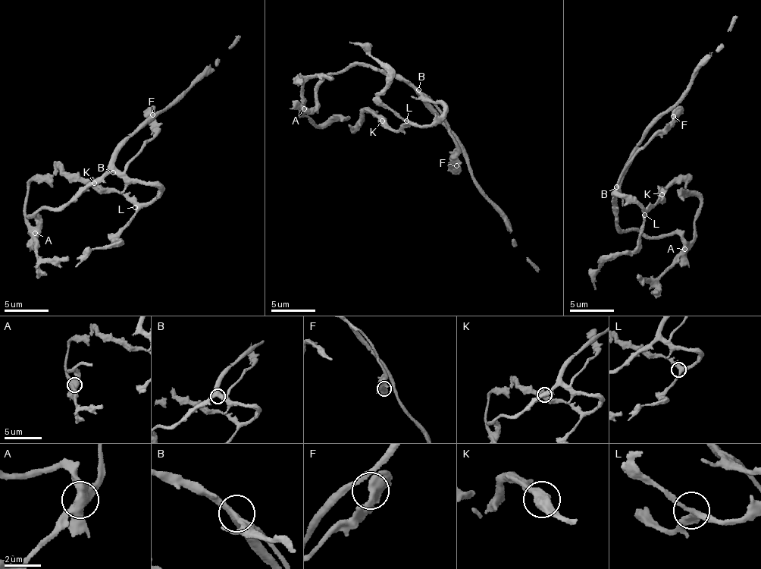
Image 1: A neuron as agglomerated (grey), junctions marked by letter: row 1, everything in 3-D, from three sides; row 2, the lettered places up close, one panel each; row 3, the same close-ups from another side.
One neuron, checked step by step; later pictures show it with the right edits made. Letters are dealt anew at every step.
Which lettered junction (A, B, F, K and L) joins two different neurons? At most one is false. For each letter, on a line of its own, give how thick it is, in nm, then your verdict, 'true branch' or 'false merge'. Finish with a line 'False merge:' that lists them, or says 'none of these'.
A: 600 nm | false merge
B: 400 nm | true branch
F: 480 nm | true branch
K: 550 nm | true branch
L: 320 nm | true branch
False merge: A

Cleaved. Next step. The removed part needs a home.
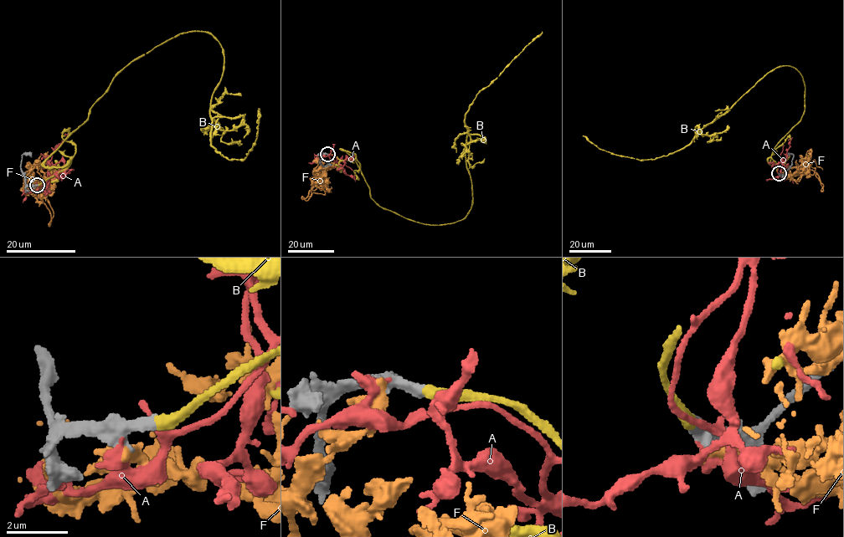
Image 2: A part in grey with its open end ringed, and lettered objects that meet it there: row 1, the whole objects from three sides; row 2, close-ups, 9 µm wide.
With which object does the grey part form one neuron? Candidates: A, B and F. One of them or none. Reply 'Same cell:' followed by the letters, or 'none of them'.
Same cell: B

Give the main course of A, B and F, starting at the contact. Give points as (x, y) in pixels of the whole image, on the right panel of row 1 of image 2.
A: (779, 175), (778, 168), (787, 159), (790, 139), (788, 140)
B: (779, 174), (768, 159), (804, 109), (792, 67), (770, 71), (692, 142), (656, 159), (612, 154), (583, 135)
F: (779, 176), (788, 177), (814, 171), (822, 191)

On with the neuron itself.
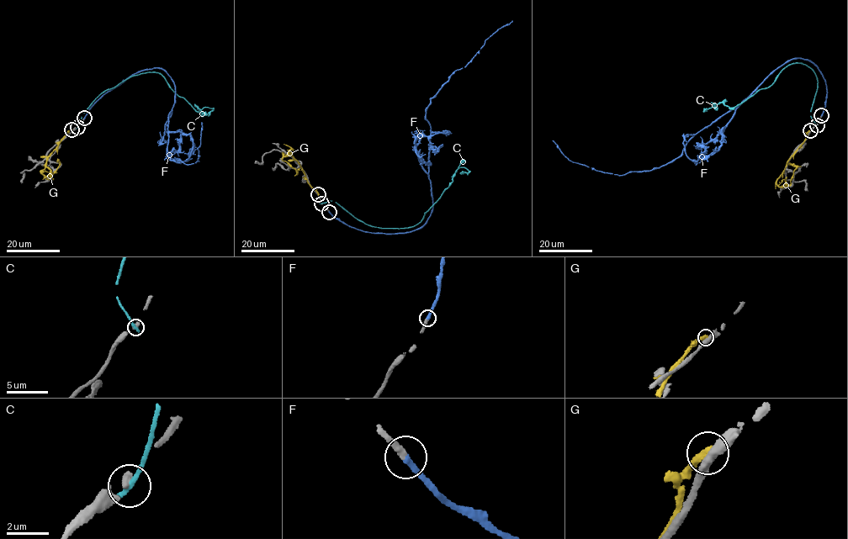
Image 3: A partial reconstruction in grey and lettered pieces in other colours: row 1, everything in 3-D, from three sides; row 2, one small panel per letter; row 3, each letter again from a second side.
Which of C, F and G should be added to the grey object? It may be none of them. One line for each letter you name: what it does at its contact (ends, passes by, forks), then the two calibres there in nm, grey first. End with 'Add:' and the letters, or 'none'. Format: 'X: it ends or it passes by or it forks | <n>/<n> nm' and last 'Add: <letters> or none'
F: it ends | 320/320 nm
Add: F

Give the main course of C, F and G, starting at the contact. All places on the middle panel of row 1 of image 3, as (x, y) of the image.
C: (321, 203), (336, 202), (371, 226), (411, 227), (421, 222), (459, 167), (466, 167), (469, 172), (459, 172)
F: (329, 212), (364, 231), (421, 228), (432, 207), (430, 125), (425, 118), (431, 97), (512, 20)
G: (318, 194), (290, 154), (293, 150), (282, 157), (296, 171), (300, 167)

